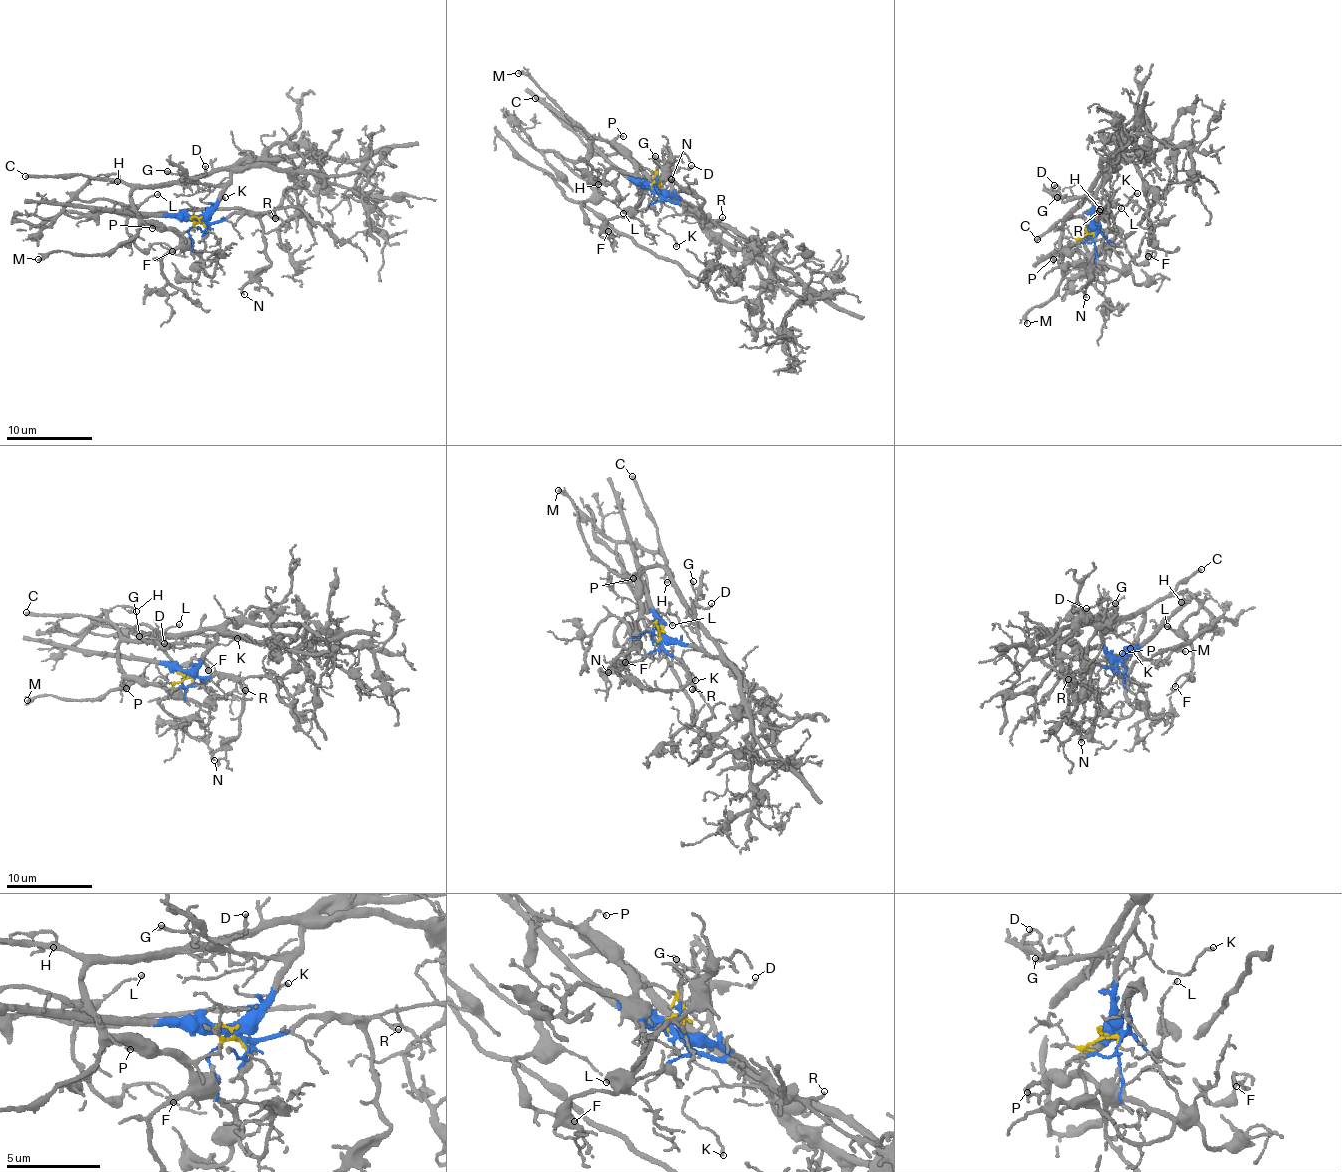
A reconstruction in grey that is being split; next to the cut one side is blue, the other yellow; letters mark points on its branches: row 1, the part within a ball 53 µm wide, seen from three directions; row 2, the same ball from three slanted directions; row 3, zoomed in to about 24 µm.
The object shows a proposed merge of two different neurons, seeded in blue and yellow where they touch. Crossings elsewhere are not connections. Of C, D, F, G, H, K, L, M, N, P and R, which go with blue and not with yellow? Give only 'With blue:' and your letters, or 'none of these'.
With blue: D, G, K, N, R

